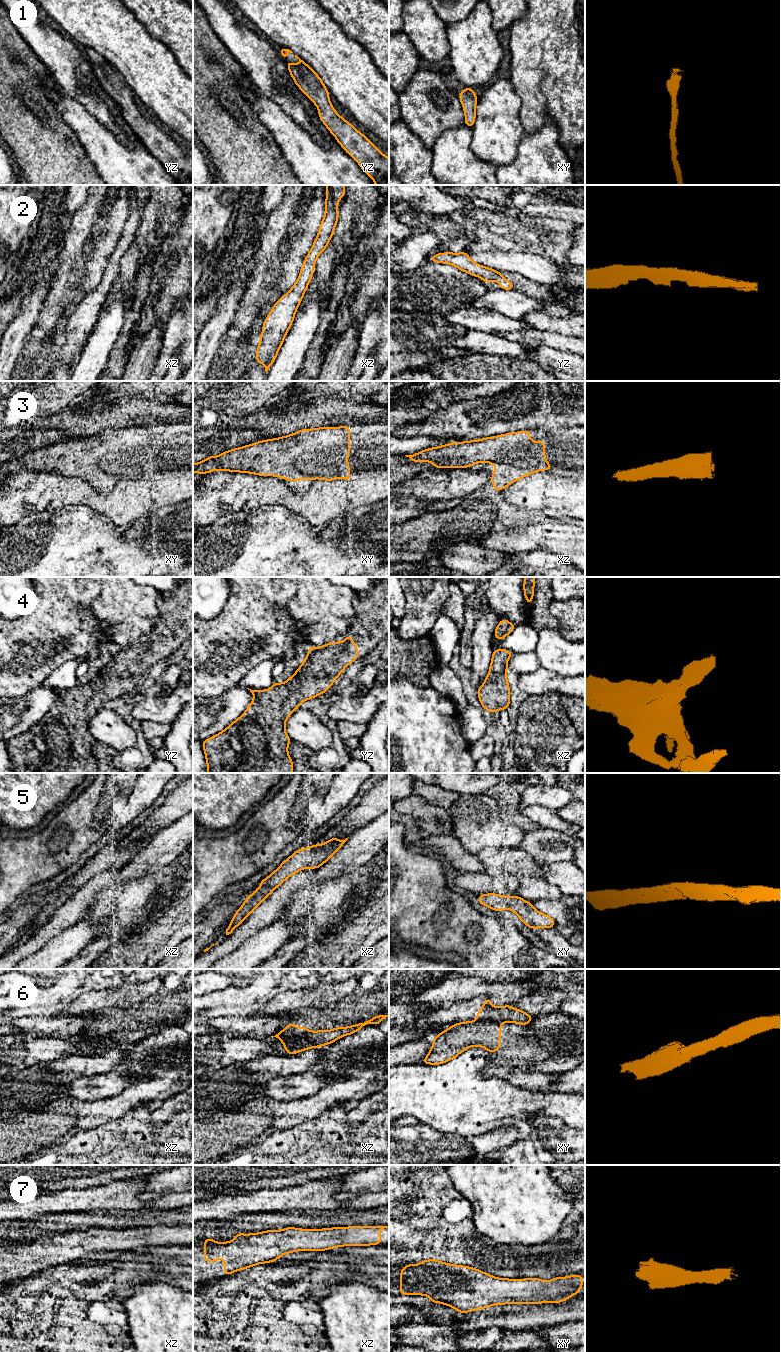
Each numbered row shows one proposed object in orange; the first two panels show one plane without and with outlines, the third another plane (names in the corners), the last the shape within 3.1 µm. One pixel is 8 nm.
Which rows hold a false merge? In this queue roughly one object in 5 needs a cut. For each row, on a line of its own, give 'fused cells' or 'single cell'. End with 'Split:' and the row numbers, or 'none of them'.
1: single cell
2: single cell
3: single cell
4: single cell
5: single cell
6: fused cells
7: single cell
Split: 6

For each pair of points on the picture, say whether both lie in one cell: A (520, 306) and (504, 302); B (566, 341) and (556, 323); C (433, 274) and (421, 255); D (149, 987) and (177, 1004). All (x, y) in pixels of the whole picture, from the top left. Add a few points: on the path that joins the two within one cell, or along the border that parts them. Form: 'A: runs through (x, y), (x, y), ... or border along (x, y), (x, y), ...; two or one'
A: runs through (516, 305), (508, 302); one
B: border along (540, 330), (555, 331), (574, 337); two
C: border along (429, 260), (414, 269), (405, 271); two
D: border along (162, 985), (154, 993), (137, 1004); two

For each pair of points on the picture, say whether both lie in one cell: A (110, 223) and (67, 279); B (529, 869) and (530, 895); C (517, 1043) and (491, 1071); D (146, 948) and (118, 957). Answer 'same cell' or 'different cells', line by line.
A: same cell
B: different cells
C: different cells
D: same cell

